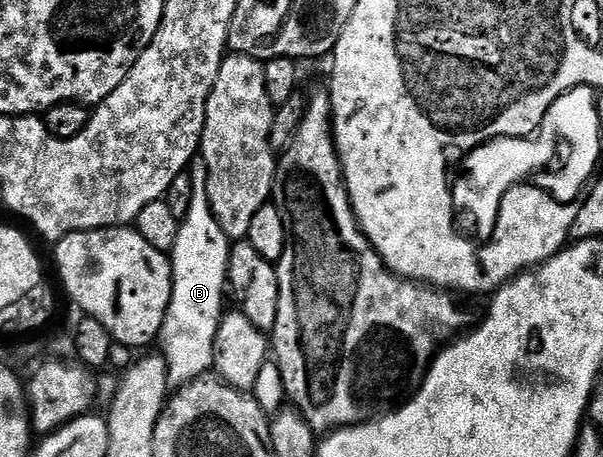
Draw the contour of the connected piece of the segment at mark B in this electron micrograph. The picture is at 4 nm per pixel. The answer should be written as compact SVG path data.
M194 158L189 170L193 176L194 198L191 200L190 211L181 222L175 248L171 251L171 304L167 308L167 316L159 335L159 350L169 365L169 381L173 384L193 382L214 369L215 336L226 309L225 294L227 298L229 280L231 239L220 226L208 202L209 173L205 158Z

